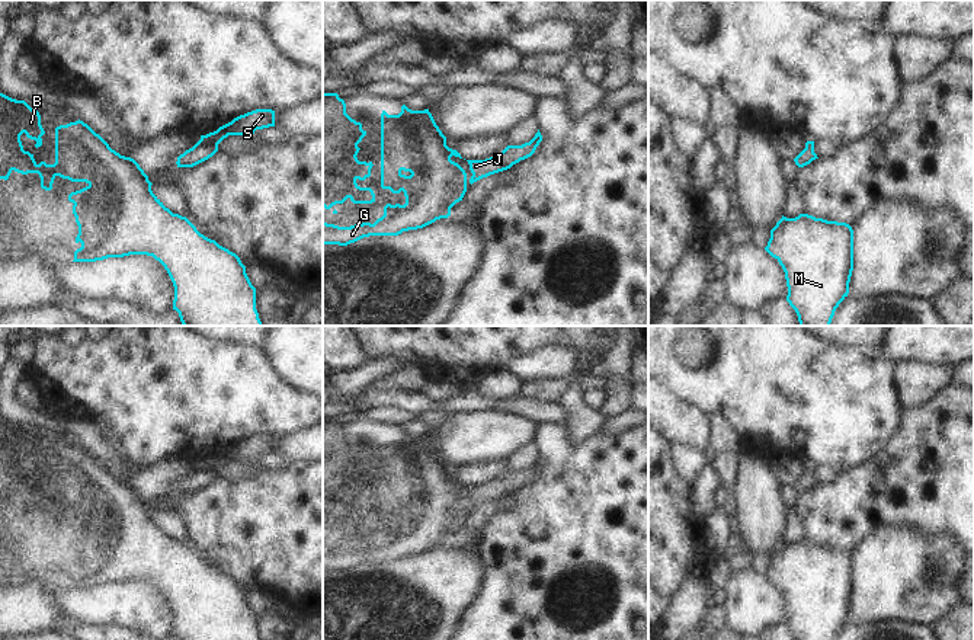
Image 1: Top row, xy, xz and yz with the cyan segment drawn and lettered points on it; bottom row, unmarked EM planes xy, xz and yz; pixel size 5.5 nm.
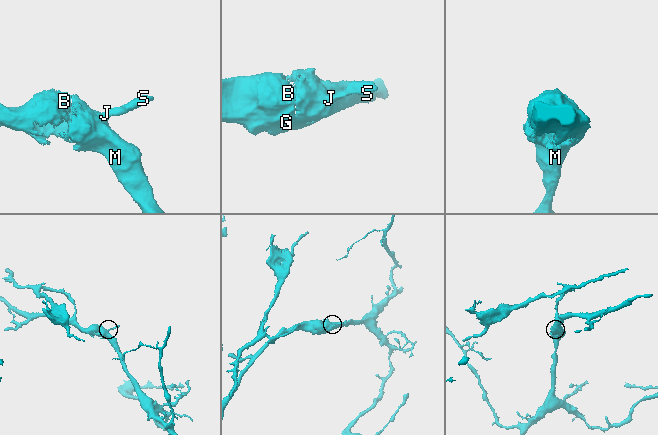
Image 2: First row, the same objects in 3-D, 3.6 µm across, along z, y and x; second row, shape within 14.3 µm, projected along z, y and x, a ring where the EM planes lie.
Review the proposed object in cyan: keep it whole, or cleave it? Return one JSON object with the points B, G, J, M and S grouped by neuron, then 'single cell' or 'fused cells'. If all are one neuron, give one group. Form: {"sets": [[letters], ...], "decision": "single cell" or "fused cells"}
{"sets": [["B", "G", "J", "M", "S"]], "decision": "single cell"}

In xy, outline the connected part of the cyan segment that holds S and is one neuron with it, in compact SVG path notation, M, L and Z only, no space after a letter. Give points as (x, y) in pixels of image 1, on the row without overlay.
M256 435L234 444L217 457L201 461L201 465L177 483L177 493L193 493L218 477L218 470L228 461L250 461L256 455L275 452L275 436Z

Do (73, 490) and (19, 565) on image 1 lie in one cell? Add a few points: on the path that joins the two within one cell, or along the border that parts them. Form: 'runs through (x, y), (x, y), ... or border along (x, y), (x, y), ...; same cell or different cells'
runs through (61, 509), (61, 522), (38, 546); same cell

